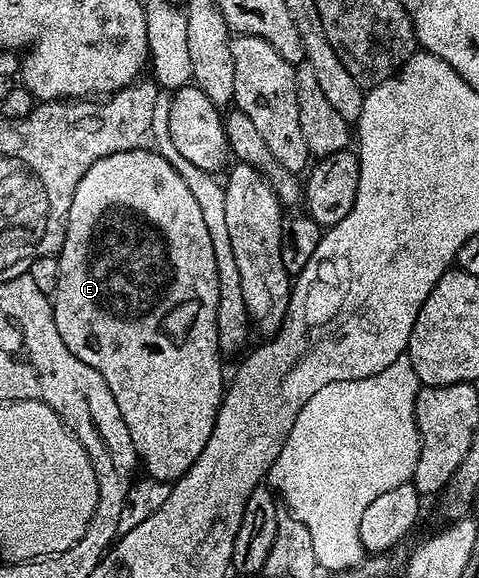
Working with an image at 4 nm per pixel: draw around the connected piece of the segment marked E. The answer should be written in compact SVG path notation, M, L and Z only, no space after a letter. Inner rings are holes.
M139 147L137 149L129 149L123 153L117 153L116 155L108 155L96 163L92 163L92 167L88 167L88 171L84 175L84 179L80 179L80 183L76 183L76 195L72 195L72 207L68 207L68 219L66 220L64 243L62 244L62 248L59 249L56 254L56 258L59 263L59 277L58 286L56 286L55 291L52 294L52 304L54 307L54 322L56 323L56 327L60 328L62 337L65 337L66 344L68 344L70 349L74 350L74 353L79 353L82 358L86 359L86 361L91 361L93 365L98 365L98 368L102 369L102 373L105 373L106 380L108 380L111 385L110 391L112 391L112 395L116 399L116 407L120 407L120 415L124 417L124 423L132 435L132 443L138 452L138 459L141 468L143 470L146 468L147 471L150 472L147 474L149 474L153 480L173 483L190 470L192 463L196 463L196 459L200 455L200 451L204 451L204 447L208 443L208 439L214 430L214 424L218 418L218 409L222 405L222 399L224 396L224 381L222 385L221 361L223 358L220 356L217 339L218 277L216 255L213 254L211 236L208 235L207 224L205 224L203 220L203 212L200 211L200 205L197 203L195 196L192 195L192 191L189 190L189 185L187 185L180 173L174 169L169 159L162 158L161 155L159 155L158 152L155 152L153 148L146 148L147 147ZM86 317L98 317L98 321L94 321L94 325L90 325L90 321L86 321Z

